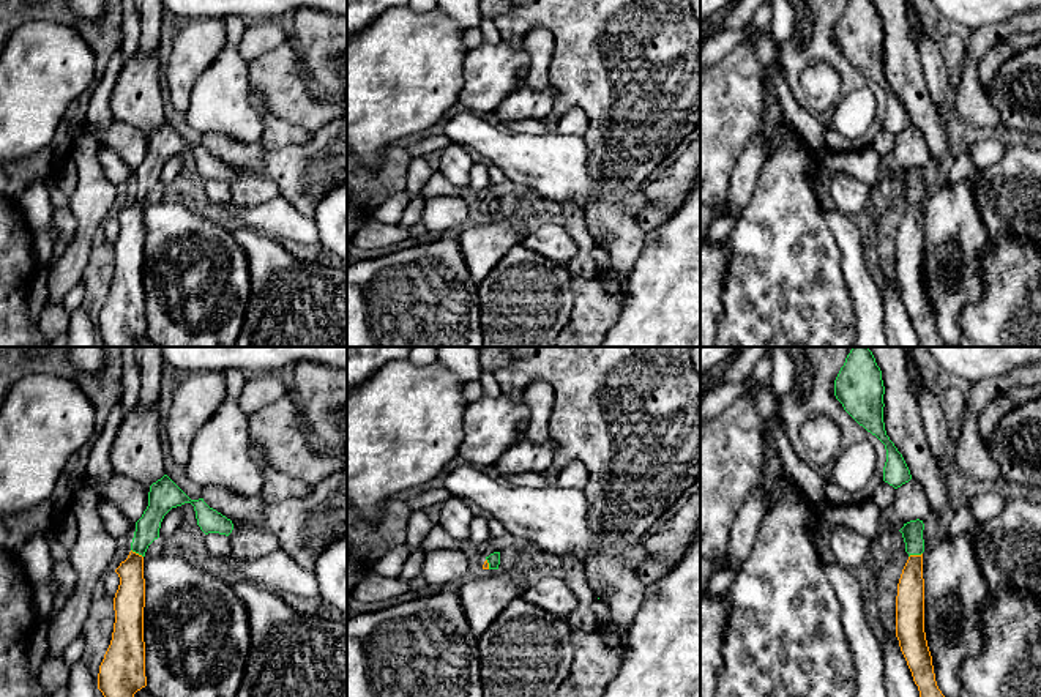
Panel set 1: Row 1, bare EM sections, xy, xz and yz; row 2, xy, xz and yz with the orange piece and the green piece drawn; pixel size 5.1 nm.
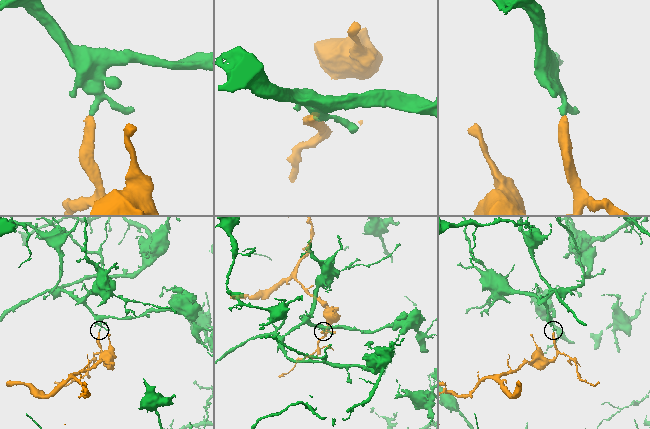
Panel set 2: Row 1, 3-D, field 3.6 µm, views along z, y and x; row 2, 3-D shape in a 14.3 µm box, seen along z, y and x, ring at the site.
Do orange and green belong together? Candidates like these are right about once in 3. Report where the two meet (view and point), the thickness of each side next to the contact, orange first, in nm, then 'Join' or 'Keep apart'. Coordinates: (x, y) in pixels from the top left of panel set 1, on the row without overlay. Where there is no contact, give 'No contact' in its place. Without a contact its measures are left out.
Touches orange at yz (915, 202). Thickness 140 nm (orange) against 110 nm. Join

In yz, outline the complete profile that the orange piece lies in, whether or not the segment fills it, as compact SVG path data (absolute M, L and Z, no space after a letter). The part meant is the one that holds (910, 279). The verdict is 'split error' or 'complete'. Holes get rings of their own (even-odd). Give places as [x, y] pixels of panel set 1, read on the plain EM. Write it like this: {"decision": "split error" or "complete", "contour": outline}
{"decision": "split error", "contour": "M910 167L899 177L909 207L896 243L896 284L920 337L920 347L945 347L937 333L932 303L924 279L923 167Z"}

